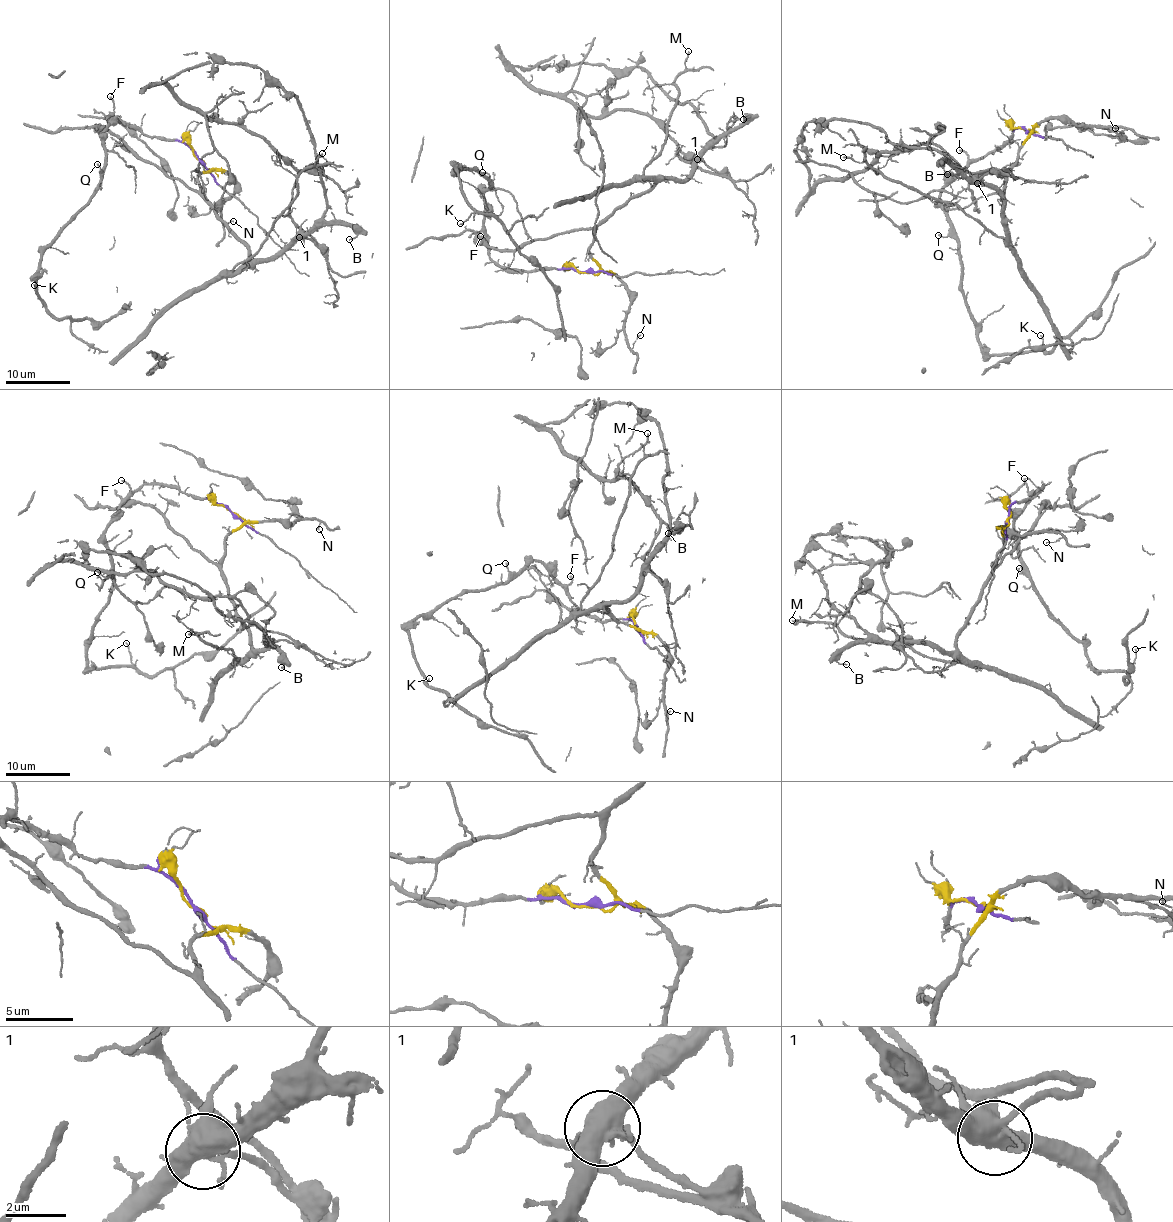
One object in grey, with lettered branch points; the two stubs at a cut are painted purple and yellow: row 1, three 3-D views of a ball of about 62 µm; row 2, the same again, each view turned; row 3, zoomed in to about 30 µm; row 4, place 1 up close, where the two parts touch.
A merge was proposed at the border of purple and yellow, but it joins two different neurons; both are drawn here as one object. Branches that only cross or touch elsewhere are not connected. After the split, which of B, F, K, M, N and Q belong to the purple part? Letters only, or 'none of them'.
F, K, Q

